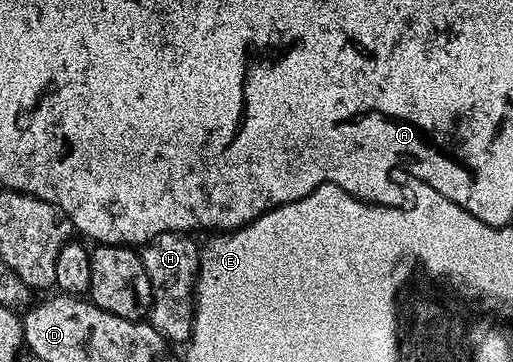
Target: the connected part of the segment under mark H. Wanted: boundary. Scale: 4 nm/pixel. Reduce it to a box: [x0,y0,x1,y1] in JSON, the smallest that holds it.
[140,232,200,343]

